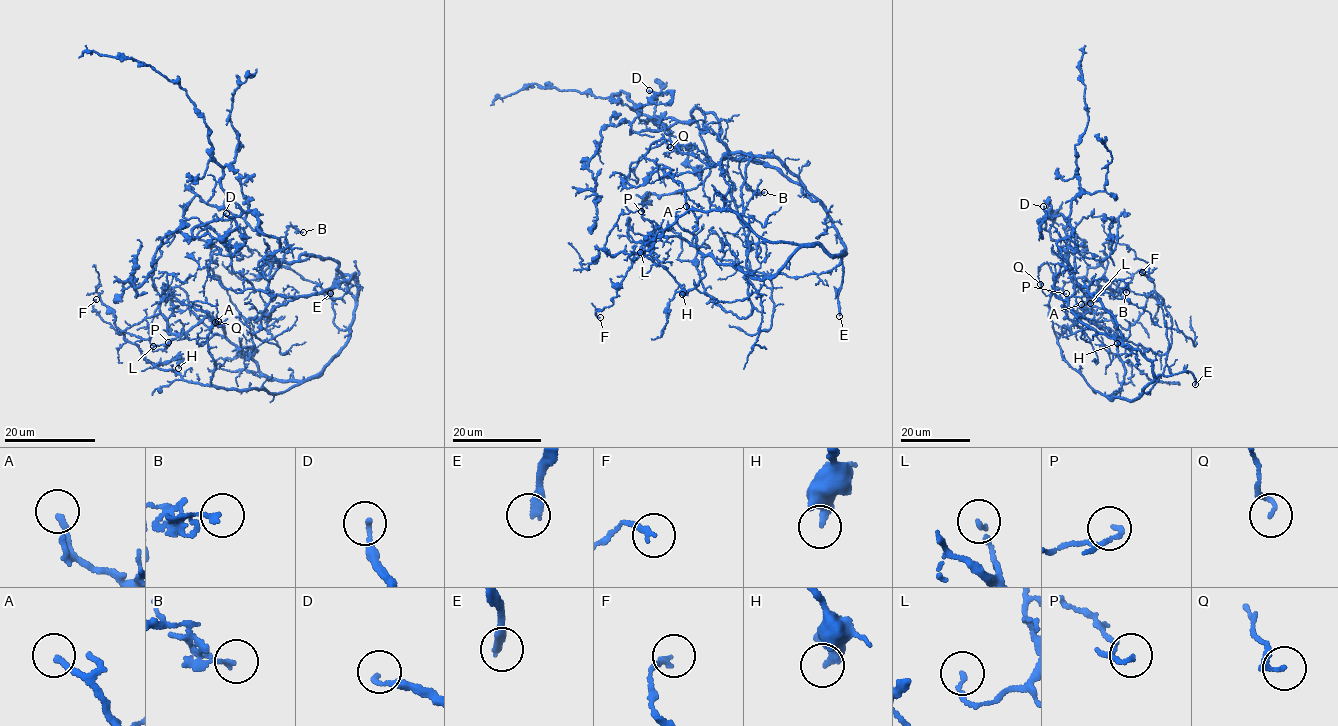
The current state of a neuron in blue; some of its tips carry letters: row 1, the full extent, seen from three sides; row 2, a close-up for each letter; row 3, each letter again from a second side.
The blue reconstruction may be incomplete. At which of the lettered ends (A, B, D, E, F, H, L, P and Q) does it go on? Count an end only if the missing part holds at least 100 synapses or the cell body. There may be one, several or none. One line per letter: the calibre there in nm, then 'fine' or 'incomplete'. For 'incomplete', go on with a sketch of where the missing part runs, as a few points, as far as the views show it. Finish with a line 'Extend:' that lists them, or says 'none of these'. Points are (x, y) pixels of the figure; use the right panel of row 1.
A: 200 nm thick; fine
B: 130 nm thick; fine
D: 170 nm thick; fine
E: 240 nm thick; incomplete; missing branch runs (1195, 384), (1185, 391), (1163, 395), (1160, 402), (1172, 408), (1154, 425)
F: 190 nm thick; fine
H: 380 nm thick; fine
L: 140 nm thick; fine
P: 140 nm thick; fine
Q: 170 nm thick; fine
Extend: E

